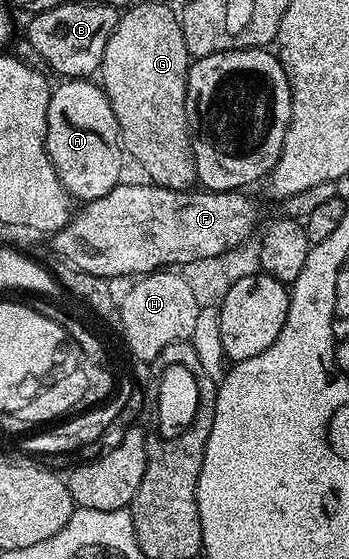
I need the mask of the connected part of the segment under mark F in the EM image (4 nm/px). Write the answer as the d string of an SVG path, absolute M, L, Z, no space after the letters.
M120 182L113 190L109 190L109 194L105 194L105 198L86 201L80 207L83 209L80 212L78 209L72 215L71 221L60 232L50 237L49 243L56 257L62 257L72 268L78 268L91 275L106 278L131 275L134 277L136 274L157 272L168 266L182 266L195 259L225 254L256 235L255 223L259 220L259 212L255 209L254 202L247 197L246 191L191 192L195 190L167 189L152 182L127 183Z

